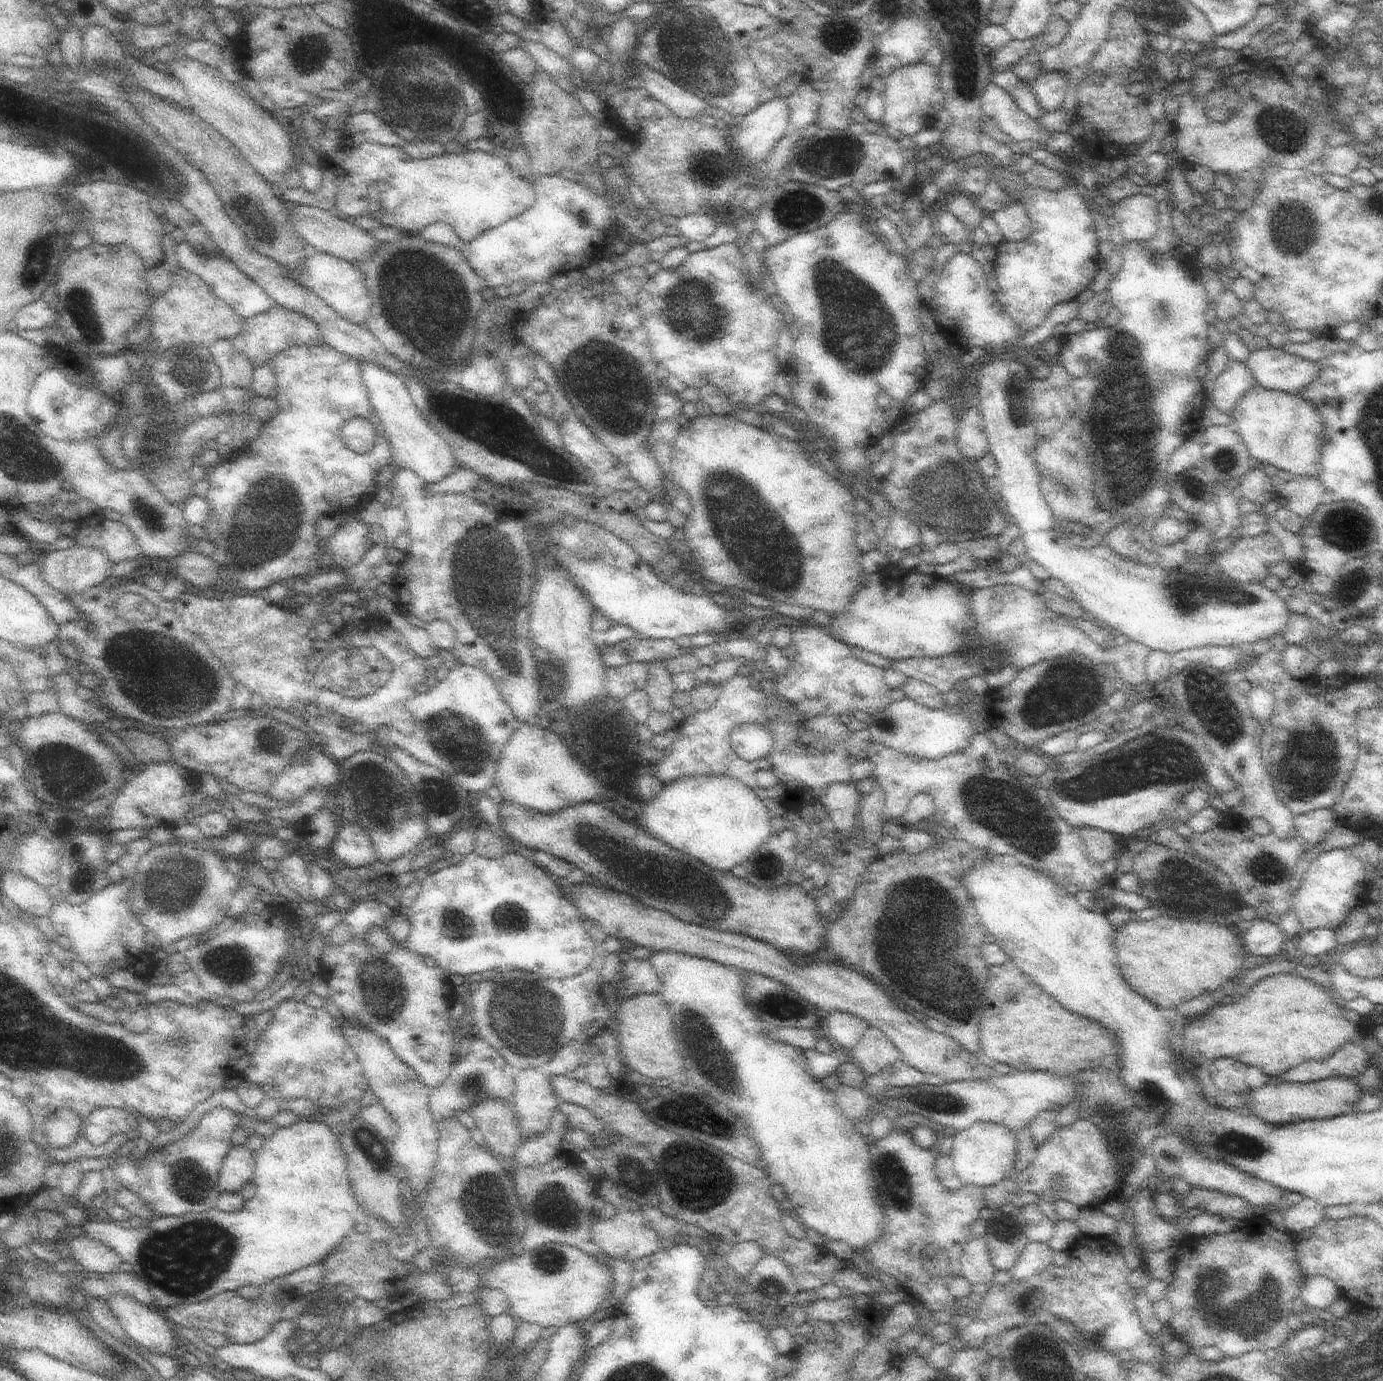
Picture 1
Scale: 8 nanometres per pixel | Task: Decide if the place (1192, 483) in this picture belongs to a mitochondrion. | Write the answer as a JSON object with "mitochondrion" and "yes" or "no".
{"mitochondrion":"yes"}

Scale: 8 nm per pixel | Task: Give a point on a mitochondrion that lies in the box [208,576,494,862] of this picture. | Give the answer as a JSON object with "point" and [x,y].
{"point":[463,736]}

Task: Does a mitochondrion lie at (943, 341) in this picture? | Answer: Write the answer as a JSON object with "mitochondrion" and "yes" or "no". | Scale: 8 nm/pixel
{"mitochondrion":"no"}

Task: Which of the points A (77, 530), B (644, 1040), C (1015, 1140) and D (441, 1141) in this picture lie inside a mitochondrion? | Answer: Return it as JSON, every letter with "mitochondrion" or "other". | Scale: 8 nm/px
{"A":"other","B":"other","C":"other","D":"other"}

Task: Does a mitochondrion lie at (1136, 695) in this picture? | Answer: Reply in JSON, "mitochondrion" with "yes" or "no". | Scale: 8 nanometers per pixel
{"mitochondrion":"no"}

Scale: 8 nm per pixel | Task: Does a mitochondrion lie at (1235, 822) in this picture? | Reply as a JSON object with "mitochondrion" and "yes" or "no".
{"mitochondrion":"no"}

